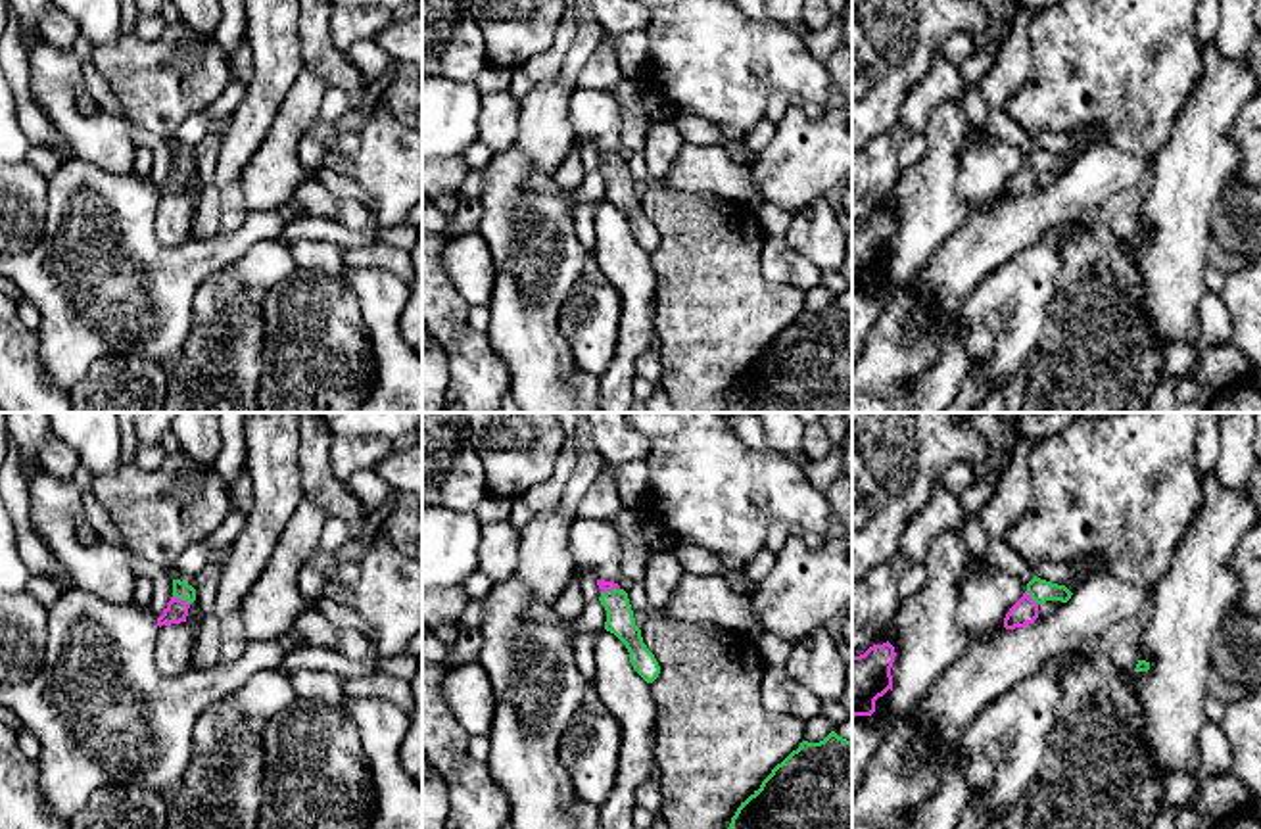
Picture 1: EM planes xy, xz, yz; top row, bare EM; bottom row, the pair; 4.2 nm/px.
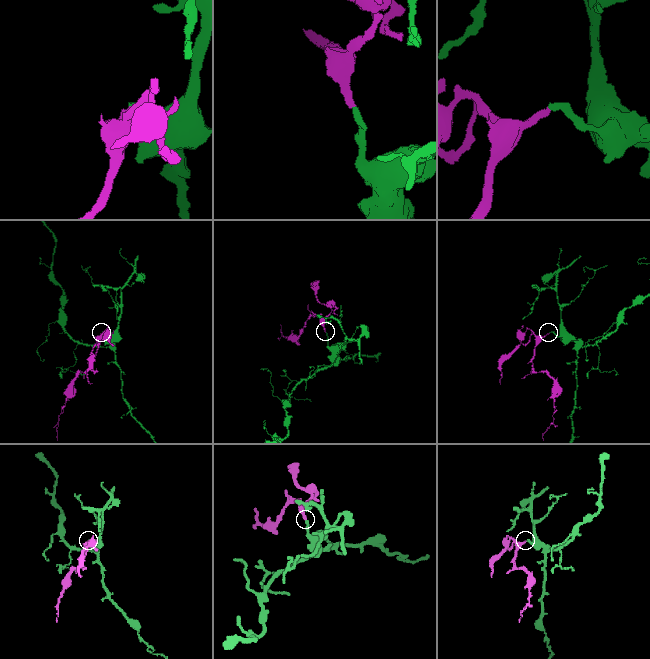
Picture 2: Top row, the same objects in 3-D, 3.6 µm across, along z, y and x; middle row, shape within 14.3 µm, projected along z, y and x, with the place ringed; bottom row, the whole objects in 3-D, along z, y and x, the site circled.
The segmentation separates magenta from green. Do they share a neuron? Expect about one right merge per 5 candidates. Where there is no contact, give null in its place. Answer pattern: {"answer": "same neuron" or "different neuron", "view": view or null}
{"answer": "same neuron", "view": "xy"}

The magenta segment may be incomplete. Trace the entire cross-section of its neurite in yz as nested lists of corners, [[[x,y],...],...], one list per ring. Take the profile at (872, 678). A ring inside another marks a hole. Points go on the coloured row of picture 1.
[[[887,641],[869,647],[864,654],[852,654],[852,716],[871,716],[875,700],[892,691],[891,668],[894,647]]]

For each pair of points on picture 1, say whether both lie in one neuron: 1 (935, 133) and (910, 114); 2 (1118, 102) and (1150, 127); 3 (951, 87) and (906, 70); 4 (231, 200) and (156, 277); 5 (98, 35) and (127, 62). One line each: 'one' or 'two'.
1: two
2: one
3: two
4: two
5: two

